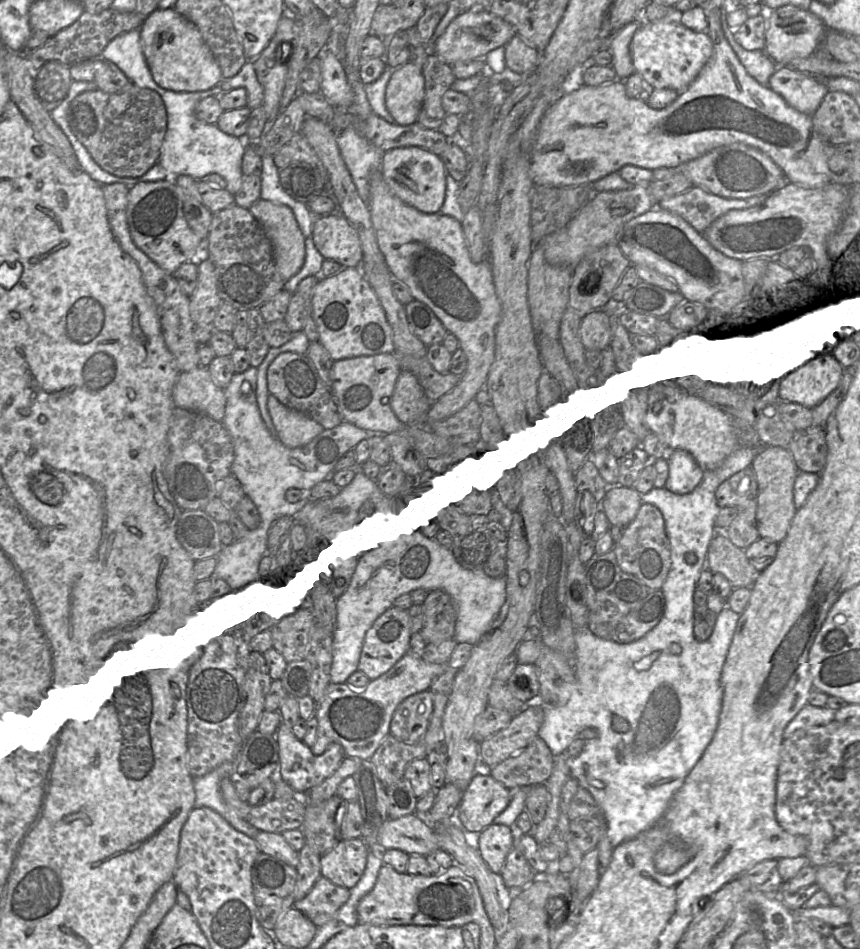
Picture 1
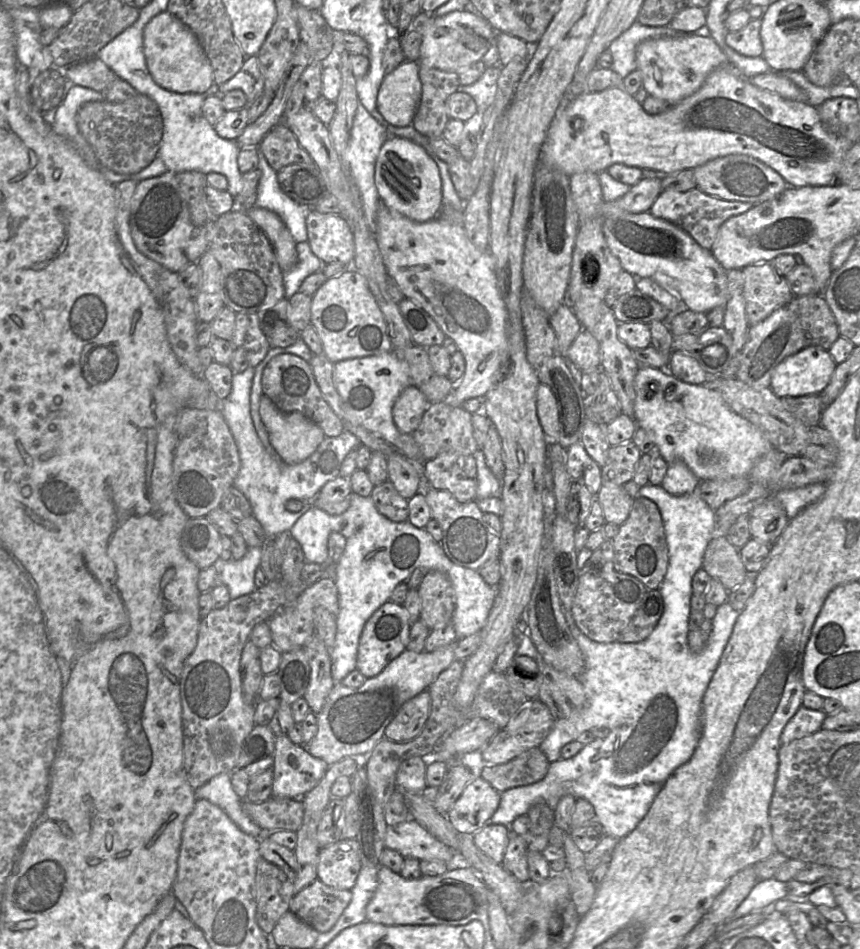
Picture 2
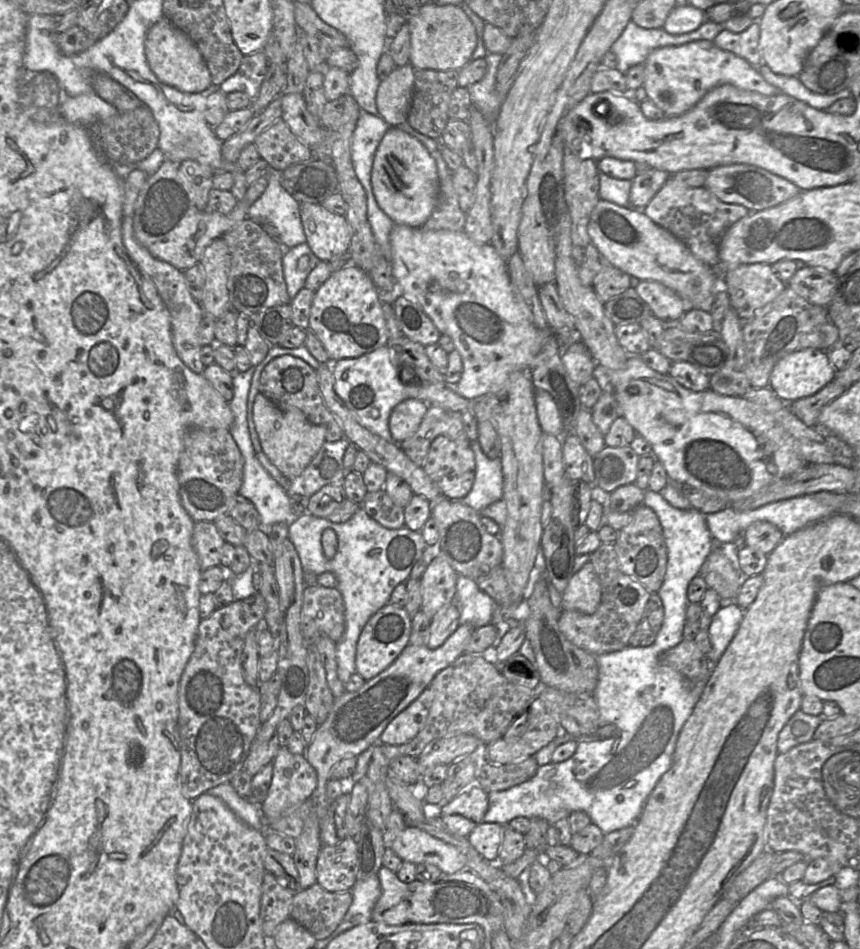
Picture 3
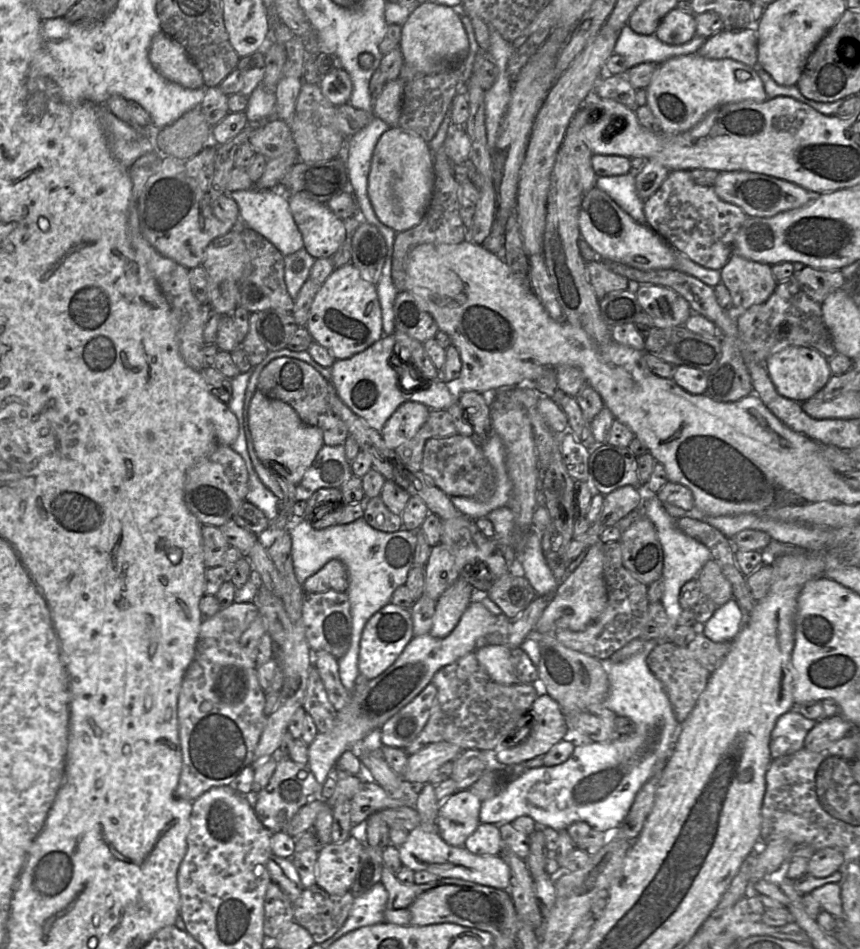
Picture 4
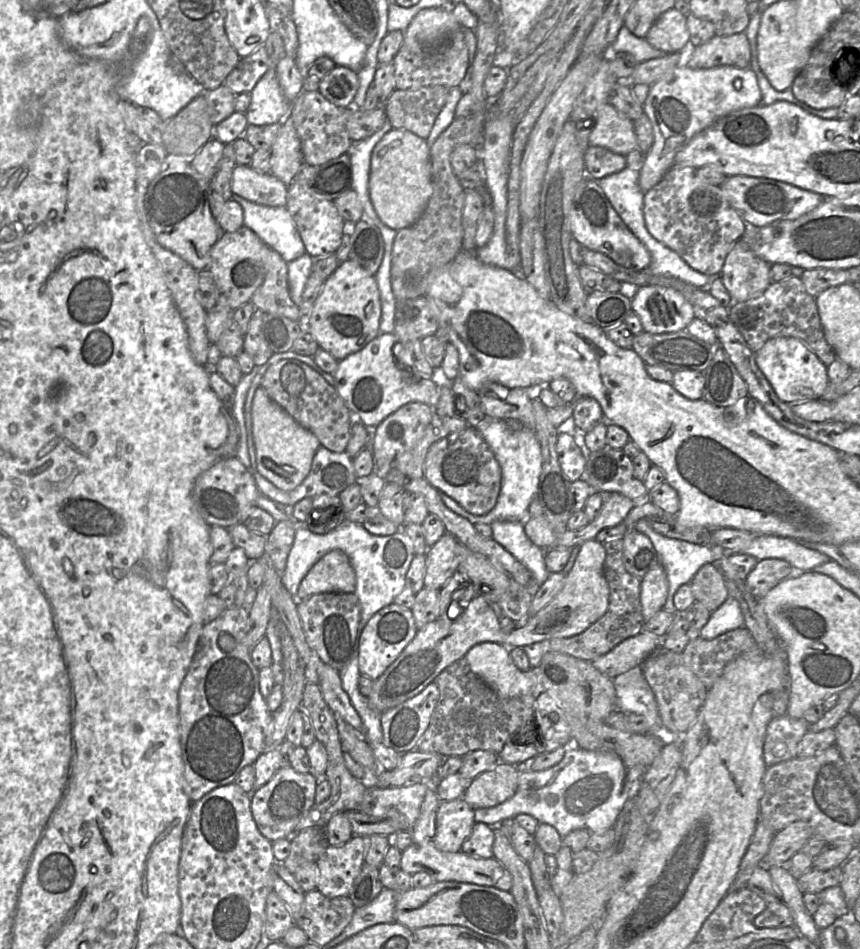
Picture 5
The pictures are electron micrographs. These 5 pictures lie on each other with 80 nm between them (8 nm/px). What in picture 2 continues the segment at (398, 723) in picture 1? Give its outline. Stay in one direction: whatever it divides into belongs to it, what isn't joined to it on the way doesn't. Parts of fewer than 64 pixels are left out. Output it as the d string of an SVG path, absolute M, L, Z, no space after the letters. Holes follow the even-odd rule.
M428 690L406 701L387 725L384 738L398 743L408 742L417 737L431 710L431 695Z

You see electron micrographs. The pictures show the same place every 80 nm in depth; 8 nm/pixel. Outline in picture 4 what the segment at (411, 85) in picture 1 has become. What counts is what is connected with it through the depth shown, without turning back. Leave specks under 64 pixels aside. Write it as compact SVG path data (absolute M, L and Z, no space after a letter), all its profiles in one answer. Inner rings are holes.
M400 78L386 81L382 92L375 100L373 114L384 120L390 127L397 126L405 82Z

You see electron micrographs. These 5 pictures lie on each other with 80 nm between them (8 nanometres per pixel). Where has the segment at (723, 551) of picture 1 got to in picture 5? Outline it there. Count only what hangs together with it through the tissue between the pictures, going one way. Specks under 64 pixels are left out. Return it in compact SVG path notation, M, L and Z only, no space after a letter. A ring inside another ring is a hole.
M712 563L705 564L698 570L690 586L696 602L703 604L710 612L718 609L729 596L723 575Z

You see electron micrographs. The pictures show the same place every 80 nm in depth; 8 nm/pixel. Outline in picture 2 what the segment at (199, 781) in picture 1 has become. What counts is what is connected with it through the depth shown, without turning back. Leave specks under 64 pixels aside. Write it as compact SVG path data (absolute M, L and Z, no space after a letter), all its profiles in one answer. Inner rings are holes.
M221 773L194 790L195 798L206 799L219 806L243 832L261 839L267 833L244 811L243 800L233 790L231 774Z

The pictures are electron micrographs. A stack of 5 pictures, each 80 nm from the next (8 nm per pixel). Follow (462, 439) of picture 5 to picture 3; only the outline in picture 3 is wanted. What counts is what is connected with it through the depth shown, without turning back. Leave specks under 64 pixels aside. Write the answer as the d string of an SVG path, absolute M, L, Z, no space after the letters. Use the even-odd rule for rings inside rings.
M438 436L429 447L423 469L443 496L461 500L469 494L474 483L474 451L469 442Z

